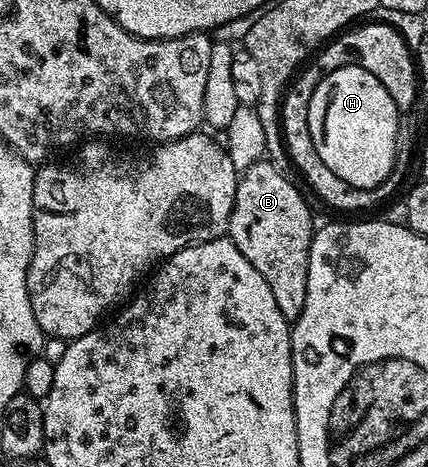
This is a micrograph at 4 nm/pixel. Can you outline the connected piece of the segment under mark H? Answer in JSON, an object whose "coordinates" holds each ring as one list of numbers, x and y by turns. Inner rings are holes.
{"coordinates":[[349,65,341,69,333,69,324,74,322,81,313,91,309,101,309,137,313,137,313,145,317,149,317,157,333,169,337,177,348,187,358,187,361,191,372,191,386,179,392,178,395,167,395,150,399,147,399,115,401,108,389,97,389,89,369,73,369,69,361,69,357,65]]}

